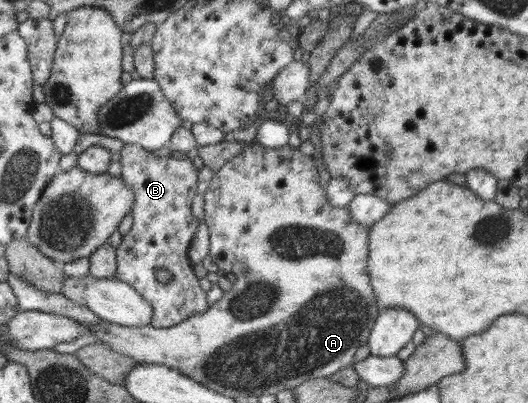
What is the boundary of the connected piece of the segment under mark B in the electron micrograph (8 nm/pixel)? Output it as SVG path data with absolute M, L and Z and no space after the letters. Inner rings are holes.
M125 144L120 153L121 178L134 192L134 203L132 227L122 236L122 242L115 251L117 268L114 278L128 283L149 302L153 309L152 327L166 329L203 314L209 308L207 293L201 289L188 257L188 248L199 226L191 210L197 194L199 169L192 163L192 158L157 157L135 144ZM159 267L170 272L170 282L156 280L154 269Z

